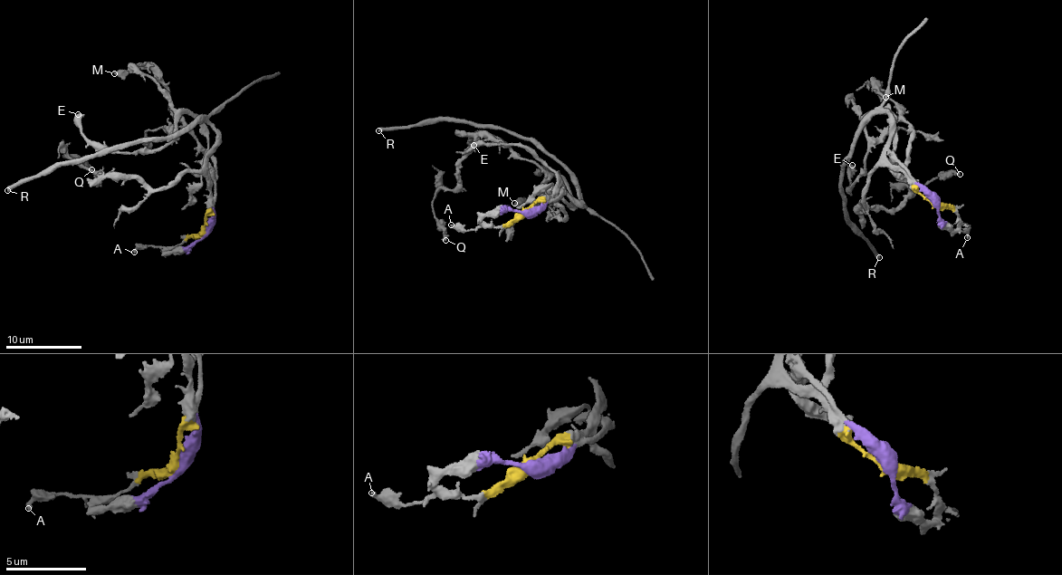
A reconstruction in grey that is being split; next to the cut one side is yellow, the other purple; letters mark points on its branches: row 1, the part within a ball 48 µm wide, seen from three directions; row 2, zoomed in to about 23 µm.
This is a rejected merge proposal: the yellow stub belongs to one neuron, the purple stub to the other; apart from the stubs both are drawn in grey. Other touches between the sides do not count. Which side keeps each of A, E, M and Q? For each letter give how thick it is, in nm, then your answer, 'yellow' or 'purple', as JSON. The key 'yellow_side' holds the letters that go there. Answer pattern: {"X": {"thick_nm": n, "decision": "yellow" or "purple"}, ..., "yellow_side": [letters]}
{"A": {"thick_nm": 300, "decision": "yellow"}, "E": {"thick_nm": 550, "decision": "purple"}, "M": {"thick_nm": 550, "decision": "yellow"}, "Q": {"thick_nm": 320, "decision": "yellow"}, "yellow_side": ["A", "M", "Q"]}

